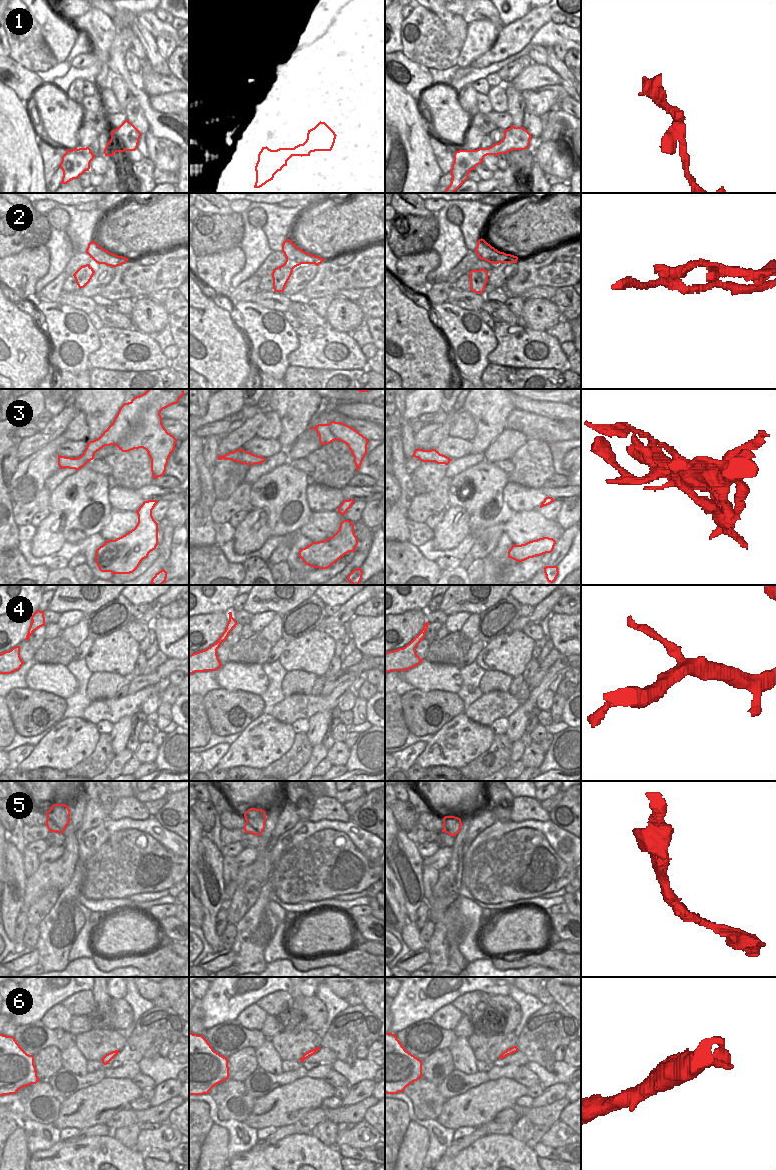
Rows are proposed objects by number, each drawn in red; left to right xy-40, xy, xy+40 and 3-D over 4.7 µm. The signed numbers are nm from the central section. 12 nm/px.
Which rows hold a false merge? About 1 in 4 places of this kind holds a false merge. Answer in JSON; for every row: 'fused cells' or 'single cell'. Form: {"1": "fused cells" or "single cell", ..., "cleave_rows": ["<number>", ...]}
{"1": "single cell", "2": "fused cells", "3": "single cell", "4": "single cell", "5": "single cell", "6": "single cell", "cleave_rows": ["2"]}

